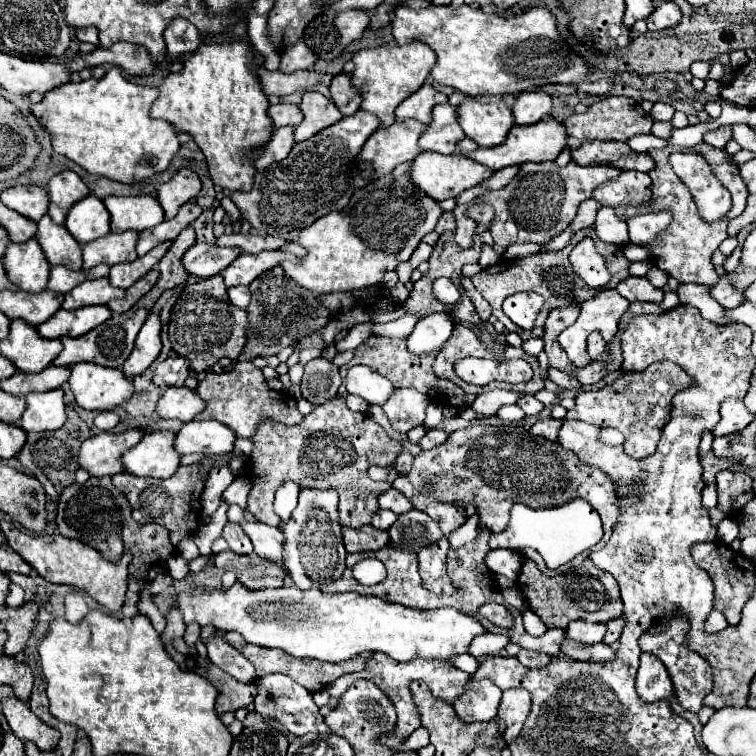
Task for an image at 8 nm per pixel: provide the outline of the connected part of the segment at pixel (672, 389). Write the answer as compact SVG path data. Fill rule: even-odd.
M656 361L642 373L624 373L612 385L598 391L584 391L576 395L576 407L568 411L568 419L576 417L580 421L596 423L600 427L620 429L626 437L626 451L630 455L648 457L656 451L662 427L670 419L672 397L680 387L690 385L688 375L672 361Z

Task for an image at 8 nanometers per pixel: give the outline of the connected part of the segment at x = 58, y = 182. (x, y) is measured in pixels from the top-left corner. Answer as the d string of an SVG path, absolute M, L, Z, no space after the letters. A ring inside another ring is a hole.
M62 171L56 173L48 181L48 195L50 195L50 205L48 205L48 215L52 217L54 223L62 225L66 219L68 209L86 197L90 191L84 185L84 181L74 173L74 171Z

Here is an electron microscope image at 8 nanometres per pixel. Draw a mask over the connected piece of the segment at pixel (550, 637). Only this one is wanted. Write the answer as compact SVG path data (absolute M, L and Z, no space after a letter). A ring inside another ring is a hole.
M518 609L510 611L514 617L514 629L506 631L506 635L510 637L512 643L518 643L524 649L530 651L538 651L538 653L546 653L546 655L560 655L562 653L562 639L566 639L566 631L562 629L550 629L546 631L542 637L532 637L530 633L526 633L524 625L522 625L522 613Z

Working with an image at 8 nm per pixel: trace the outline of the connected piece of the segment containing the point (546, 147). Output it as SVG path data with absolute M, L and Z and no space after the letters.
M546 119L546 121L534 123L534 125L524 125L524 127L514 125L510 129L510 135L506 137L506 141L502 145L488 147L488 149L480 147L476 151L468 151L468 153L462 153L462 155L490 167L492 171L498 171L498 169L504 169L504 167L510 167L510 165L522 165L522 163L528 163L528 161L554 161L558 157L558 153L566 147L566 137L568 135L566 135L562 123L558 123L554 119Z

